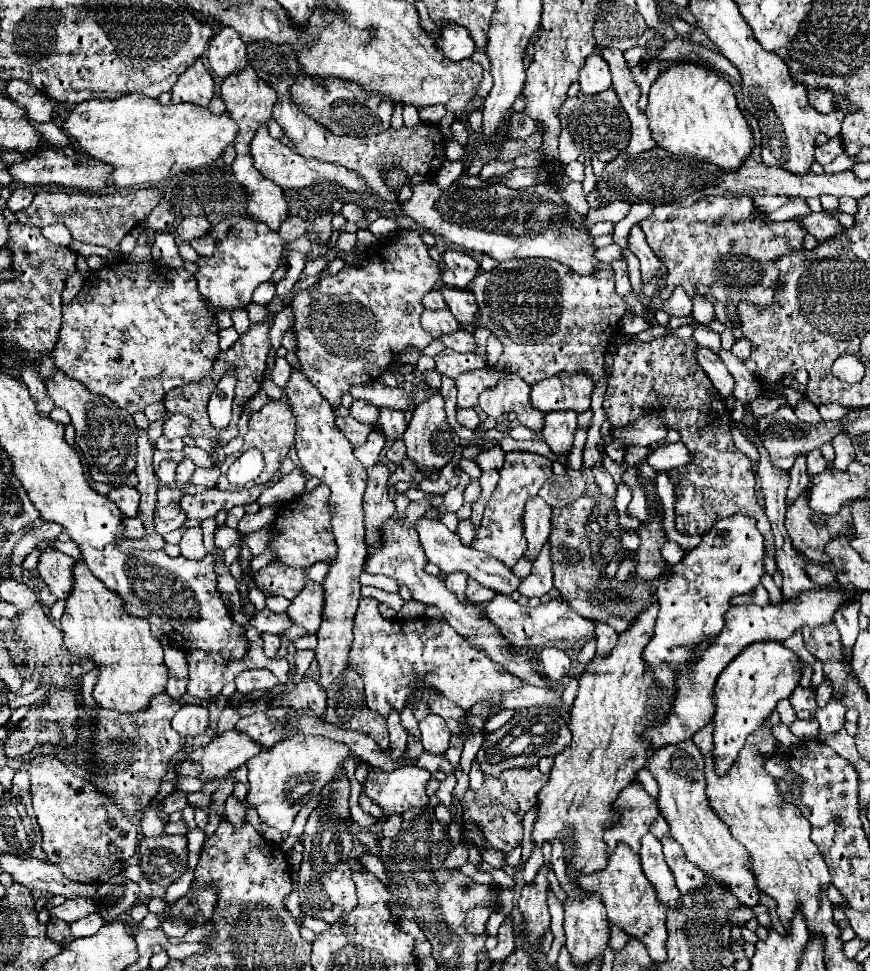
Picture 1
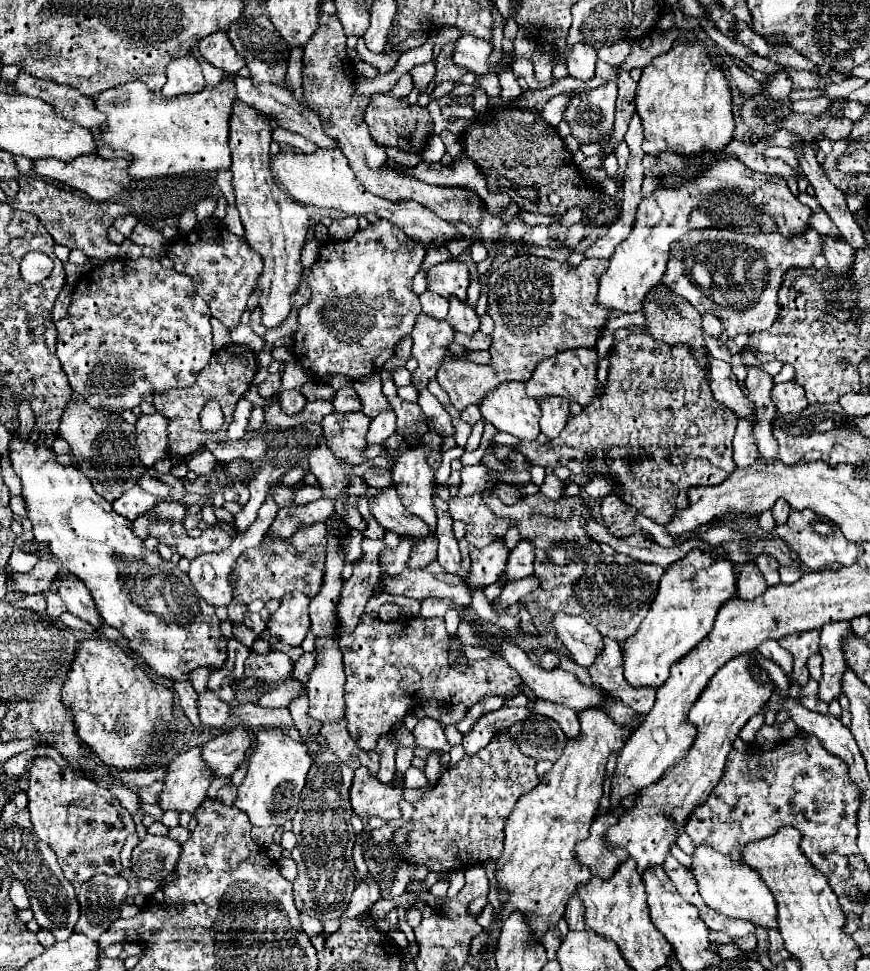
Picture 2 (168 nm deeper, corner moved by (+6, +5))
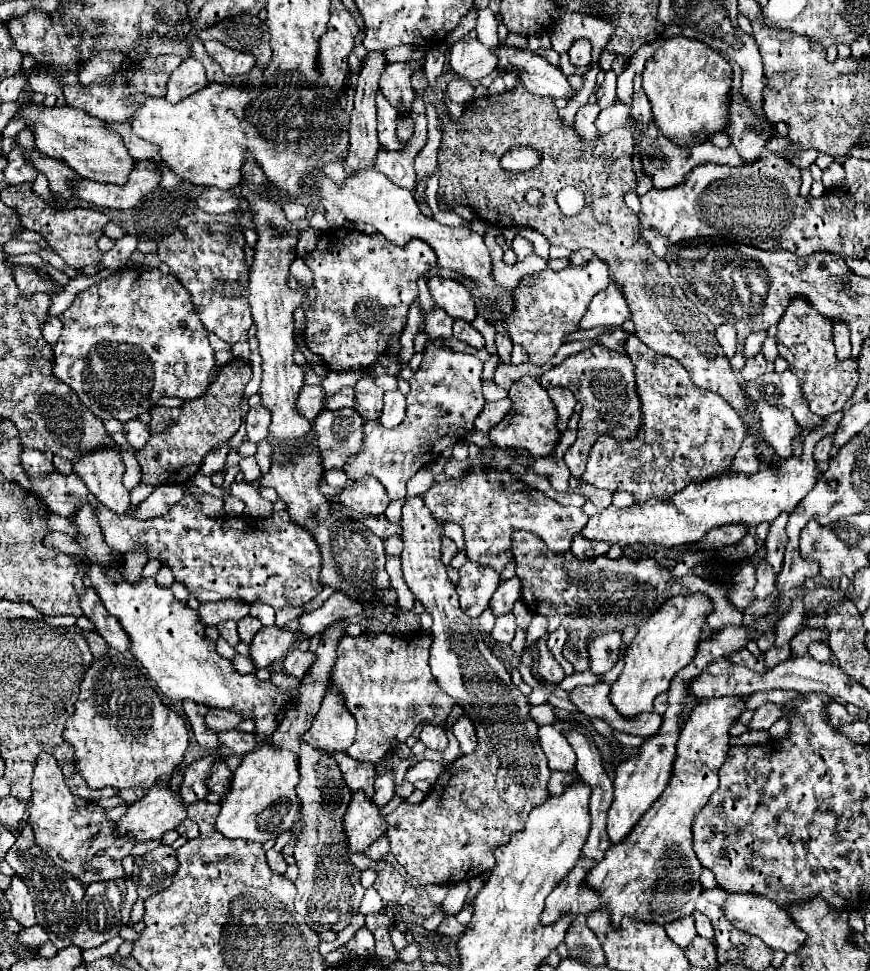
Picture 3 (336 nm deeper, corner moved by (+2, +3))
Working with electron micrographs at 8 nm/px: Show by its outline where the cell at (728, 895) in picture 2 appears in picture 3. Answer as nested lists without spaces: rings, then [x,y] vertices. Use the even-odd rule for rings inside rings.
[[[725,891],[723,913],[725,913],[727,921],[731,921],[737,929],[757,935],[771,949],[795,953],[801,947],[801,943],[805,941],[805,933],[797,925],[793,925],[789,913],[783,907],[779,907],[775,901],[769,901],[767,897],[761,897],[759,893],[729,893],[729,891]]]

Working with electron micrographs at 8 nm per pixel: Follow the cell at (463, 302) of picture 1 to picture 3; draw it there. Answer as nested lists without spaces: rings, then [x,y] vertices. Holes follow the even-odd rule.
[[[455,321],[453,323],[453,337],[461,339],[461,341],[465,341],[469,345],[473,345],[475,349],[483,349],[485,347],[483,335],[471,323],[467,323],[467,321]]]

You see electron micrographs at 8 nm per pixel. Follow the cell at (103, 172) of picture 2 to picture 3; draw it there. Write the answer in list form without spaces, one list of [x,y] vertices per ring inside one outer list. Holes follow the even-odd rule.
[[[137,161],[129,181],[125,185],[95,183],[87,179],[77,179],[71,183],[81,201],[93,203],[105,209],[129,209],[139,203],[139,199],[151,193],[159,185],[159,171],[151,161]]]

